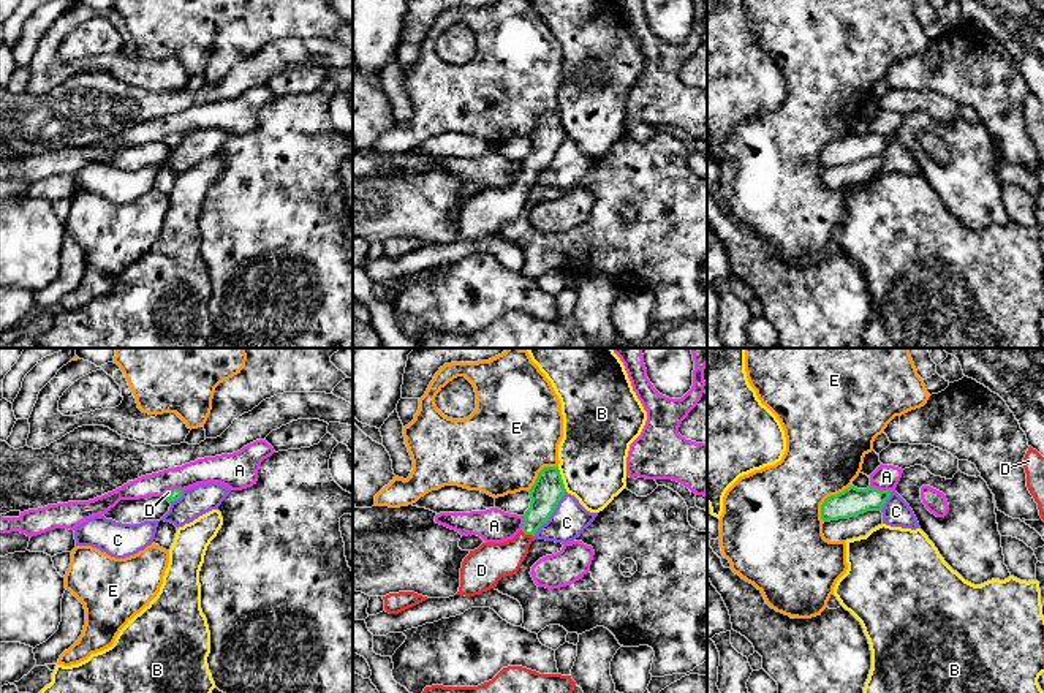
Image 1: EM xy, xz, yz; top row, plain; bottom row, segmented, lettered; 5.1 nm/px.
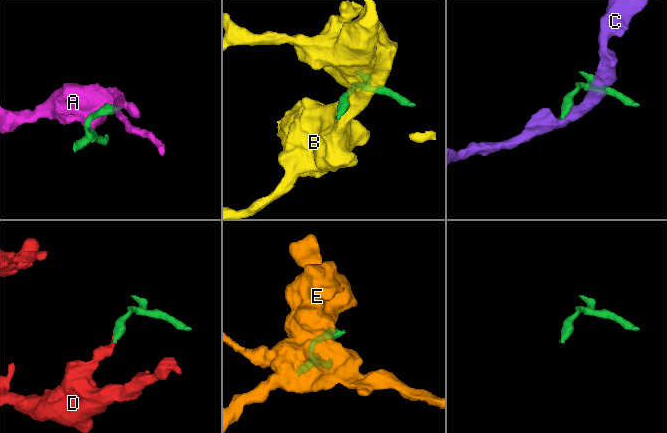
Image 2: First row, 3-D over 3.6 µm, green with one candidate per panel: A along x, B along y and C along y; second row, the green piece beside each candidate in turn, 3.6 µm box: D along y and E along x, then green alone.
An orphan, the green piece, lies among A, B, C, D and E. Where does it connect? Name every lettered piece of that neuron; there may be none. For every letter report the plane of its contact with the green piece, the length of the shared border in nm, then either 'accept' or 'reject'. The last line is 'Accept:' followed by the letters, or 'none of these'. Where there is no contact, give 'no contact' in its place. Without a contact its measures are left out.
A: meets green in yz; contact 120 nm long; reject
B: meets green in xz; contact 140 nm long; reject
C: meets green in xz; contact 280 nm long; reject
D: meets green in xz; contact 80 nm long; accept
E: meets green in yz; contact 240 nm long; reject
Accept: D

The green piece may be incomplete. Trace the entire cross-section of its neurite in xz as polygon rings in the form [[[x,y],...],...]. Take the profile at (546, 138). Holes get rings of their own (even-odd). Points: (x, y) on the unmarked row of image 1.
[[[544,112],[531,131],[530,153],[524,160],[522,176],[503,188],[482,188],[470,196],[460,214],[460,233],[456,240],[475,242],[495,234],[498,226],[519,217],[528,193],[565,141],[558,112]]]

